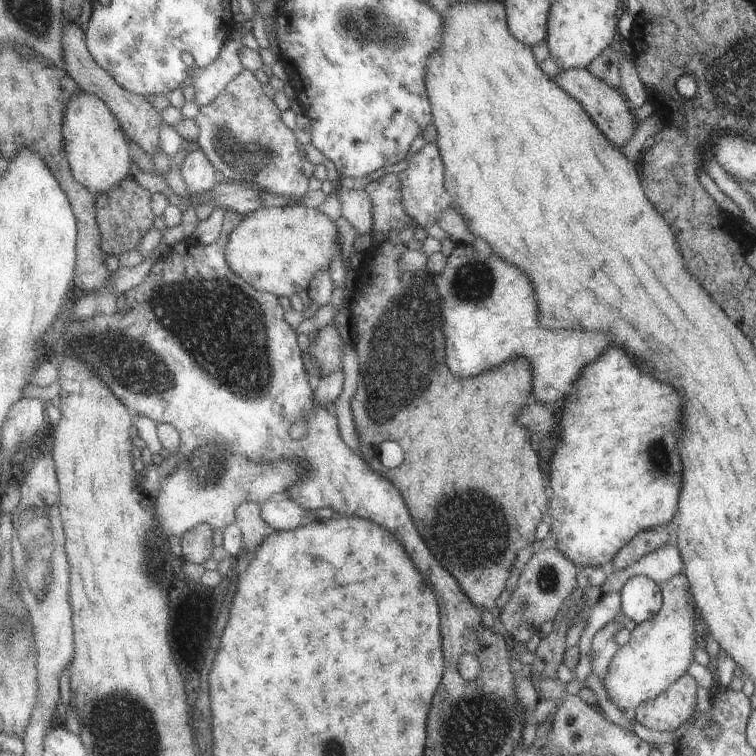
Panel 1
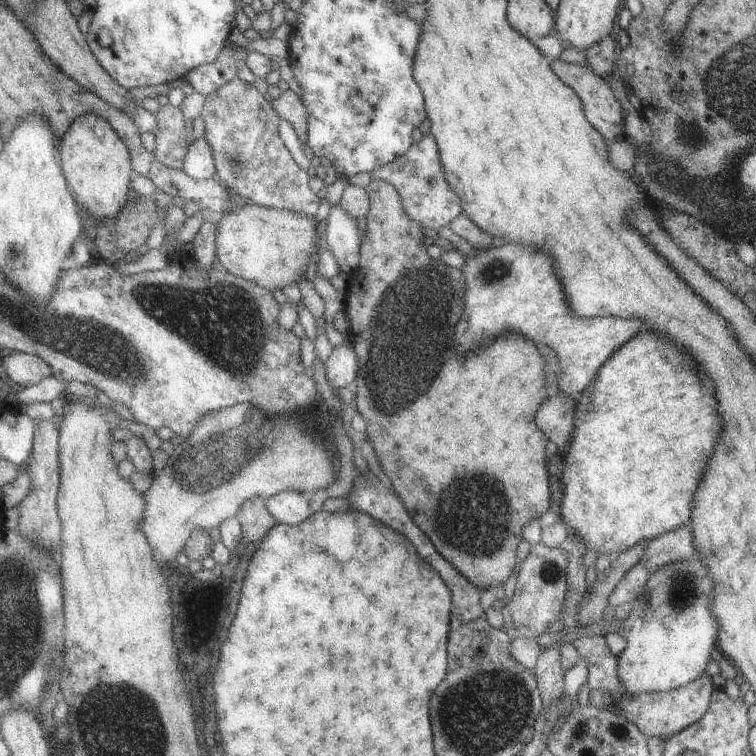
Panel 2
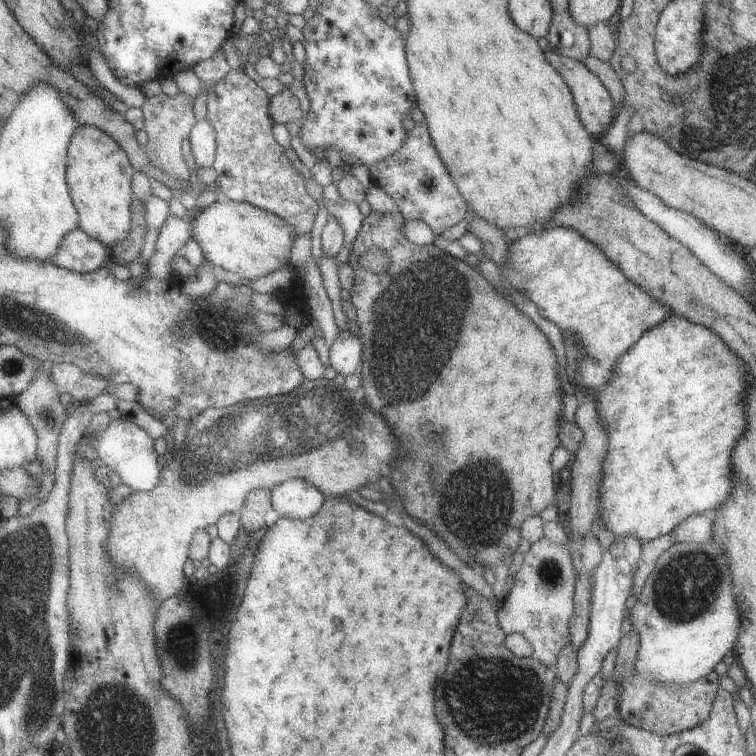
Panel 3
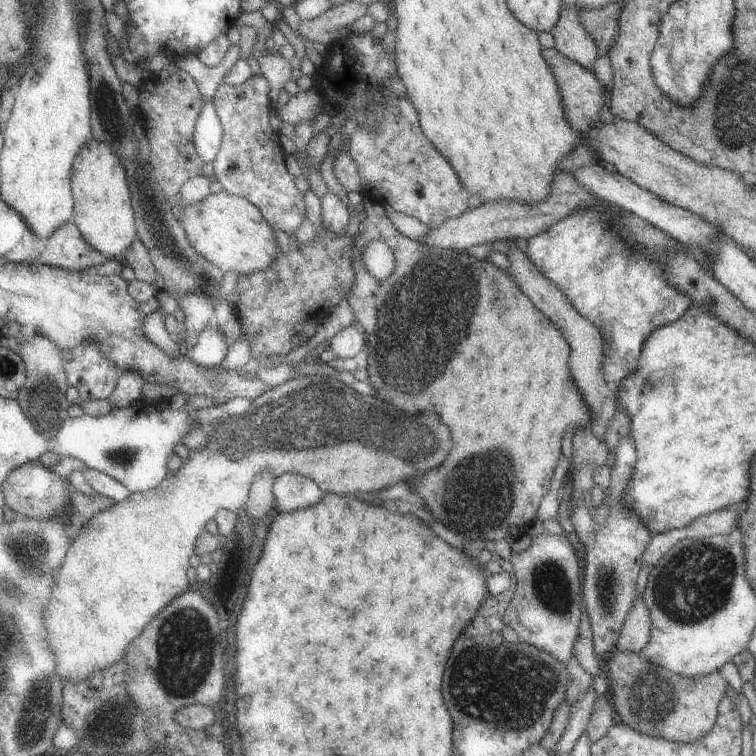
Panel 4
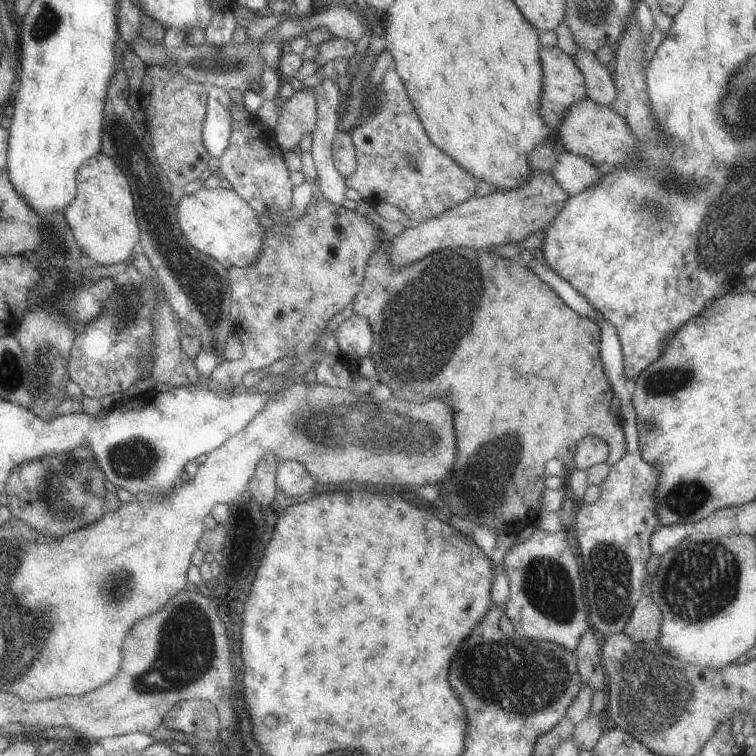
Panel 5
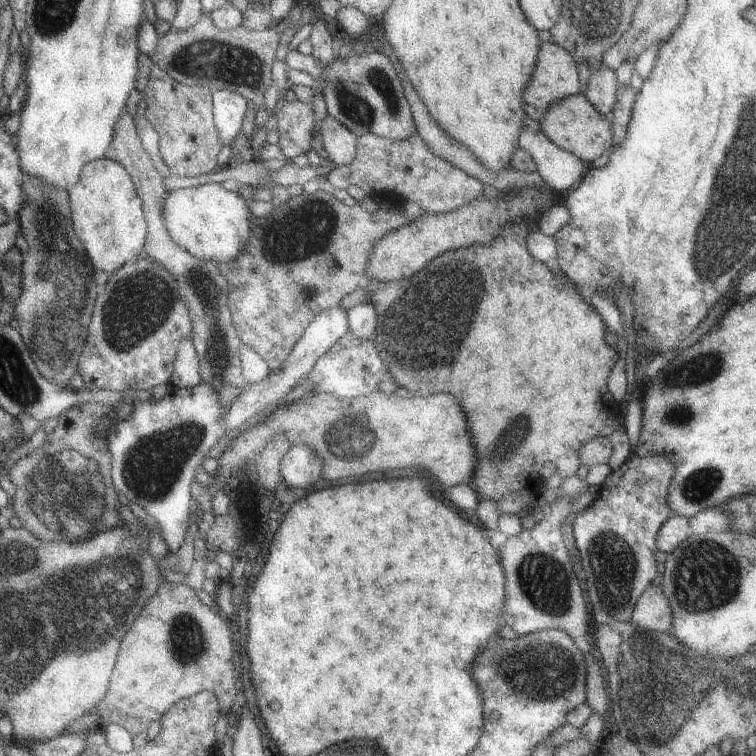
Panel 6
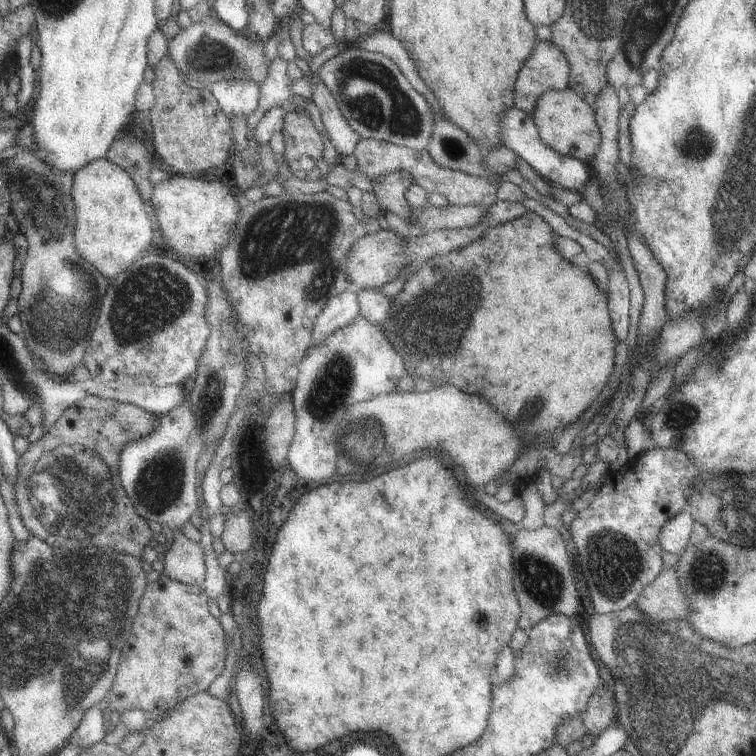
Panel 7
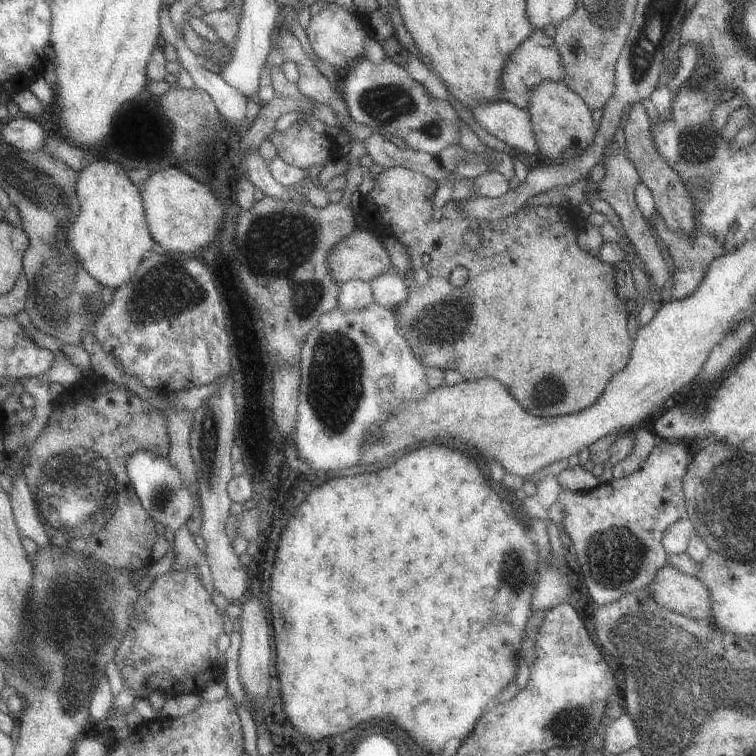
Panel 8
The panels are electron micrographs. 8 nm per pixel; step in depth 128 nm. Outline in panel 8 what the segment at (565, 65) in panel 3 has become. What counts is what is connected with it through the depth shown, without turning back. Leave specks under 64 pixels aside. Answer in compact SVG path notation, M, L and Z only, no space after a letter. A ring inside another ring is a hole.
M535 29L511 54L501 75L501 100L510 102L513 106L525 109L528 105L528 92L541 81L563 82L566 72L561 62L557 47L551 37L547 37L541 29Z

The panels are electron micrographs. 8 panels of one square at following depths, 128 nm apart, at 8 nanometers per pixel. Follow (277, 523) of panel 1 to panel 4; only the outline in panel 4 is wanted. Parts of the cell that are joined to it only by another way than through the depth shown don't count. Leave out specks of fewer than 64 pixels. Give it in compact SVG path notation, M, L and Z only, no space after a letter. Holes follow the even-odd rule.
M285 473L274 478L272 493L279 508L288 511L313 506L324 492L310 478Z

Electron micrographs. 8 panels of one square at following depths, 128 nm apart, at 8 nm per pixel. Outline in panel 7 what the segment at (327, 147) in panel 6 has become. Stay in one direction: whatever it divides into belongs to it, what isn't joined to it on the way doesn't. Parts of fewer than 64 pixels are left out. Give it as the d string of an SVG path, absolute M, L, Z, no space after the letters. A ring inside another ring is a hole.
M318 78L309 81L312 84L312 100L318 108L325 132L337 154L341 157L347 156L356 148L360 136L349 128L347 121L339 112L336 99L333 99L330 92L326 90L322 80Z

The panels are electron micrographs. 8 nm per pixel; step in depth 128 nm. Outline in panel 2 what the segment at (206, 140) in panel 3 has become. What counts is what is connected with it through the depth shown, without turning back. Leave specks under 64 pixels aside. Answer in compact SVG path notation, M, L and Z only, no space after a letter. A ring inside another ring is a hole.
M201 137L186 147L181 171L196 181L207 180L215 172L212 152L207 141Z

